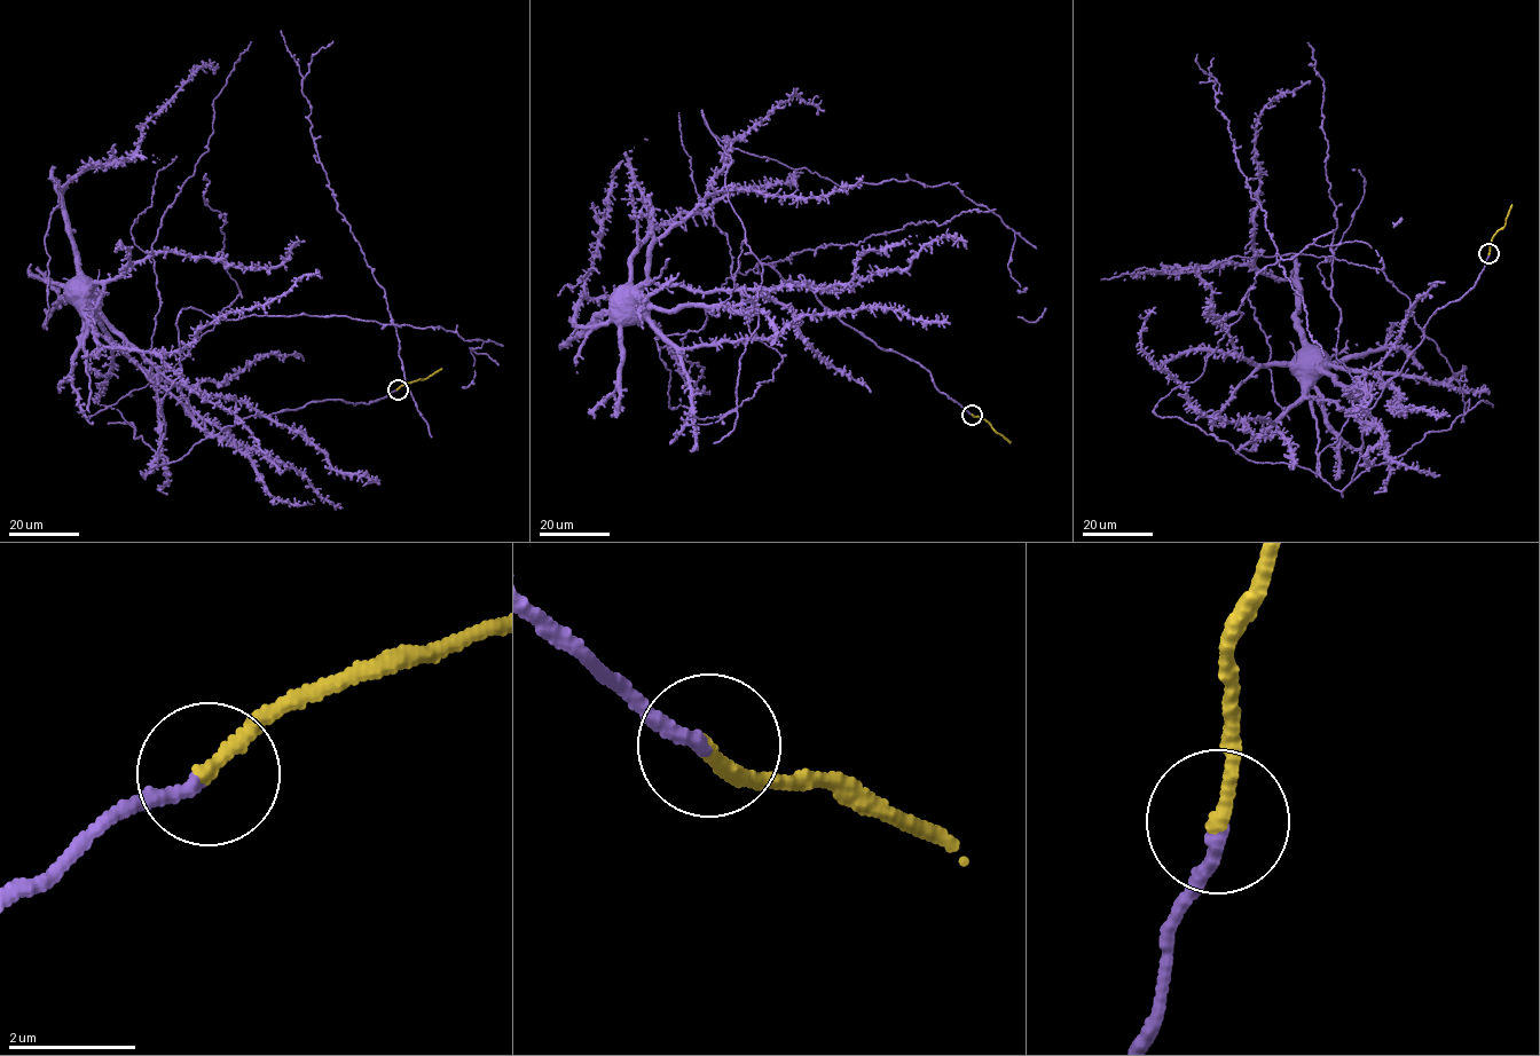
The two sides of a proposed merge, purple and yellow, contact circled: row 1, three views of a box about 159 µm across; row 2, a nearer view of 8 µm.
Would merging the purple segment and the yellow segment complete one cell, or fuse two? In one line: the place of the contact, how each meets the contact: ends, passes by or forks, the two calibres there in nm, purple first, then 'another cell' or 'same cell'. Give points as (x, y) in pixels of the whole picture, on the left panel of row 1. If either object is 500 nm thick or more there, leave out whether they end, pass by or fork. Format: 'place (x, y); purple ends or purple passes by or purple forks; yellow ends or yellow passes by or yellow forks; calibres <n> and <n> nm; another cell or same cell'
place (398, 389); purple ends; yellow ends; calibres 200 and 220 nm; same cell

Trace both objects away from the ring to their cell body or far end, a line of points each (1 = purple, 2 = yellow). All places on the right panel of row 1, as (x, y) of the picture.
1: (1489, 253), (1476, 284), (1428, 321), (1422, 340), (1385, 385), (1364, 428), (1336, 403), (1305, 395), (1299, 363)
2: (1489, 253), (1492, 237), (1505, 225), (1511, 204)

